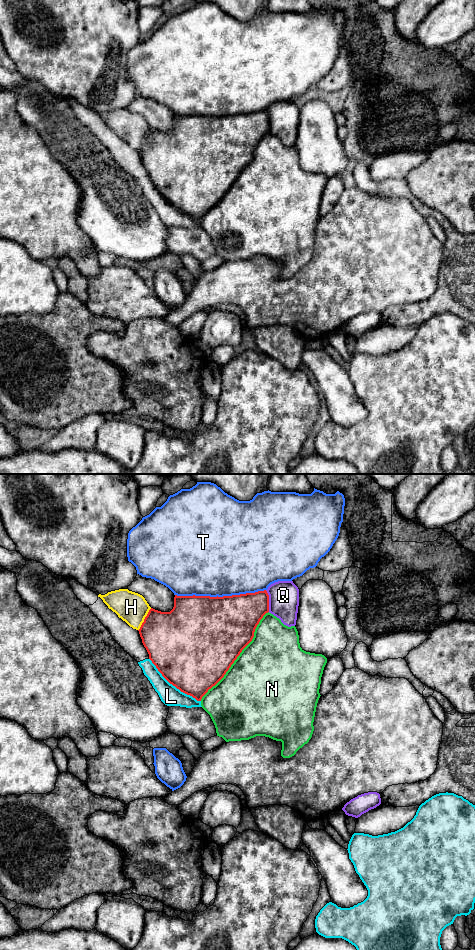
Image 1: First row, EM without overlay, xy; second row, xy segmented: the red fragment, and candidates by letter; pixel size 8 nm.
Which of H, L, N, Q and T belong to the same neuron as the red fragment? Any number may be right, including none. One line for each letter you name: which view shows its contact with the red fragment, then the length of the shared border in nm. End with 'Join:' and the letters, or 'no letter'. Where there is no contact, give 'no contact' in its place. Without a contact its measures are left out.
Join: no letter

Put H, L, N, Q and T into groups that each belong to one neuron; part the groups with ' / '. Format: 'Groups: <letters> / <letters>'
Groups: H / L / N / Q / T

